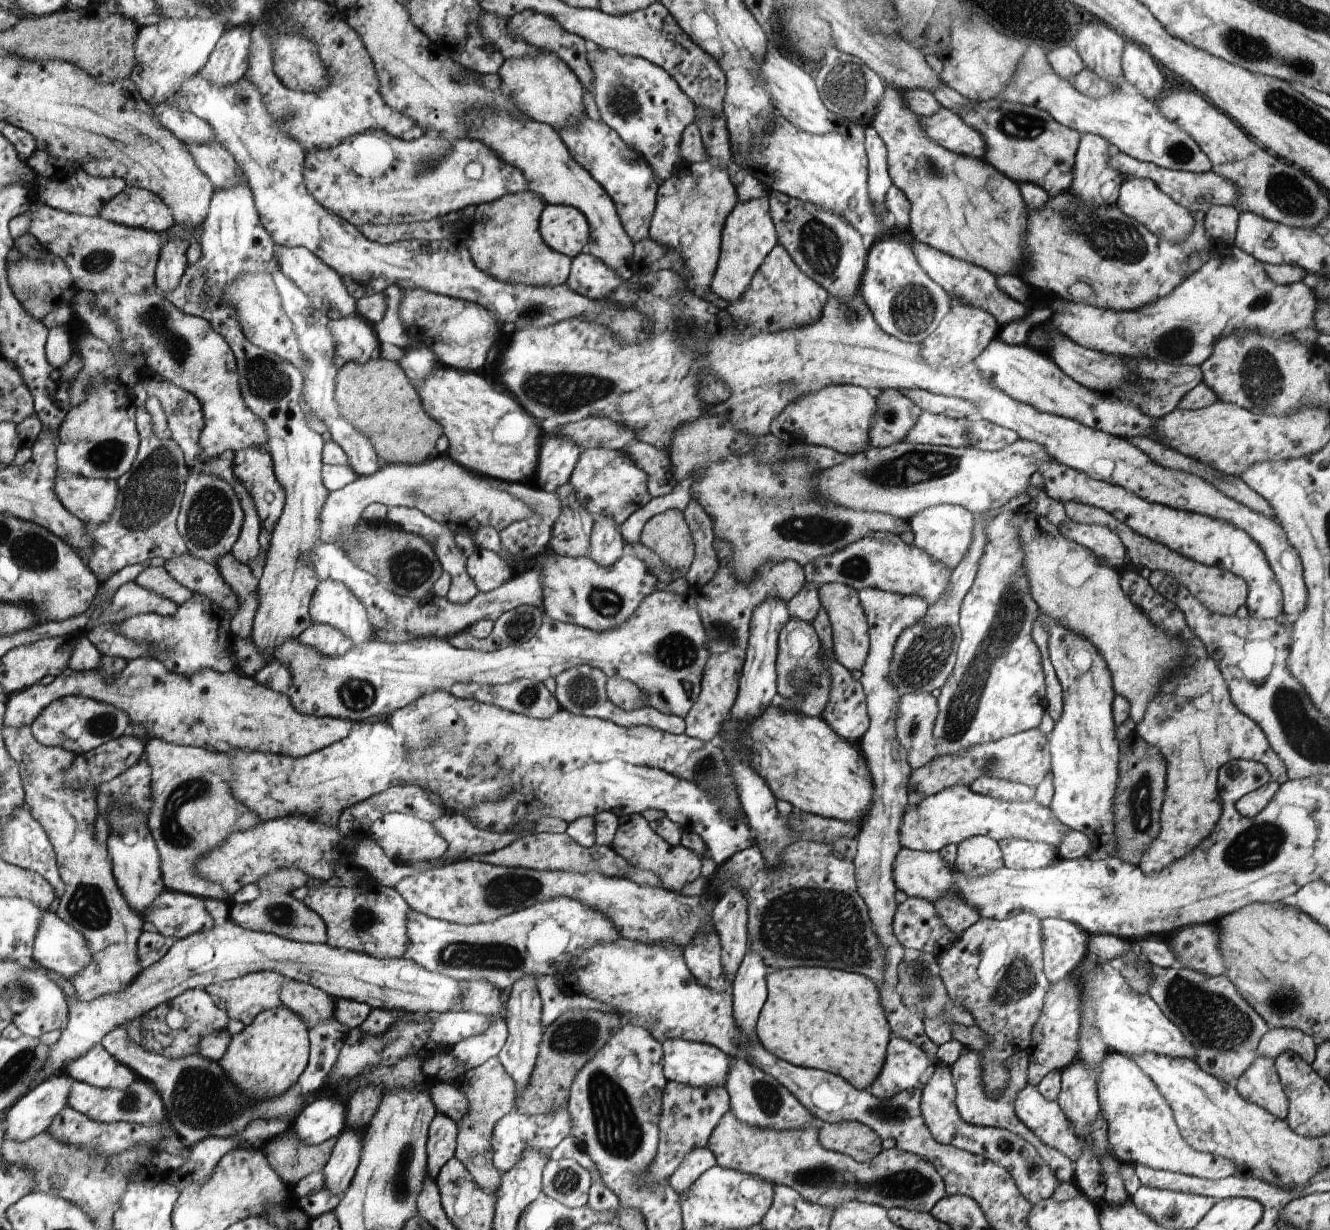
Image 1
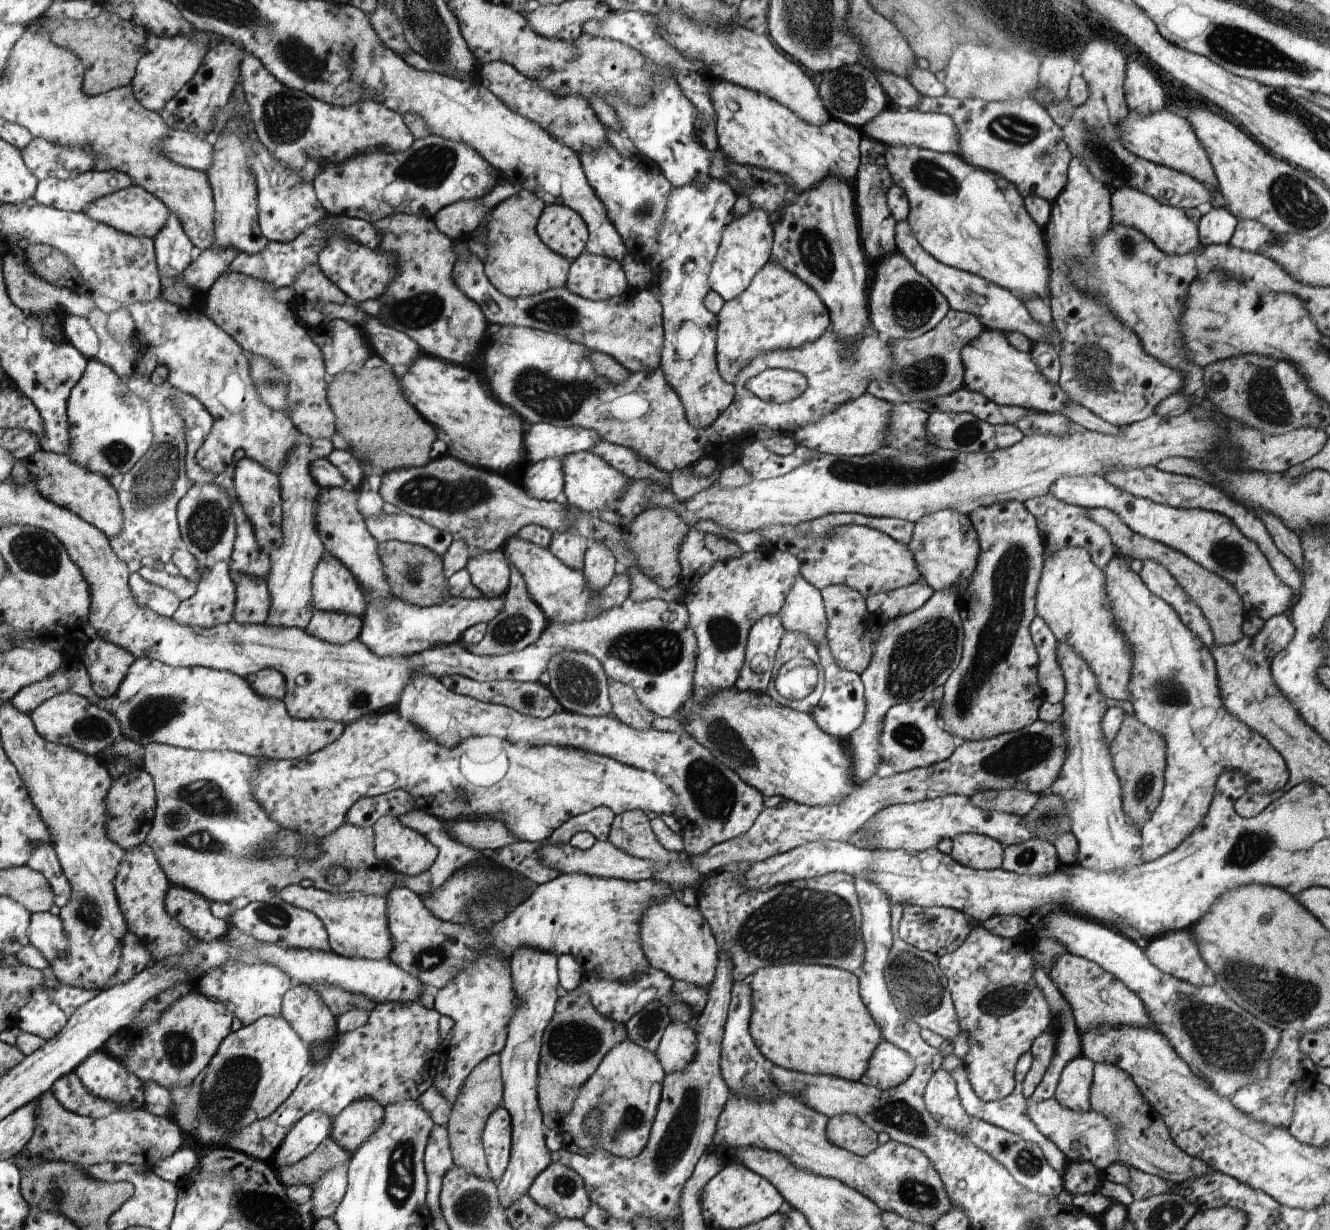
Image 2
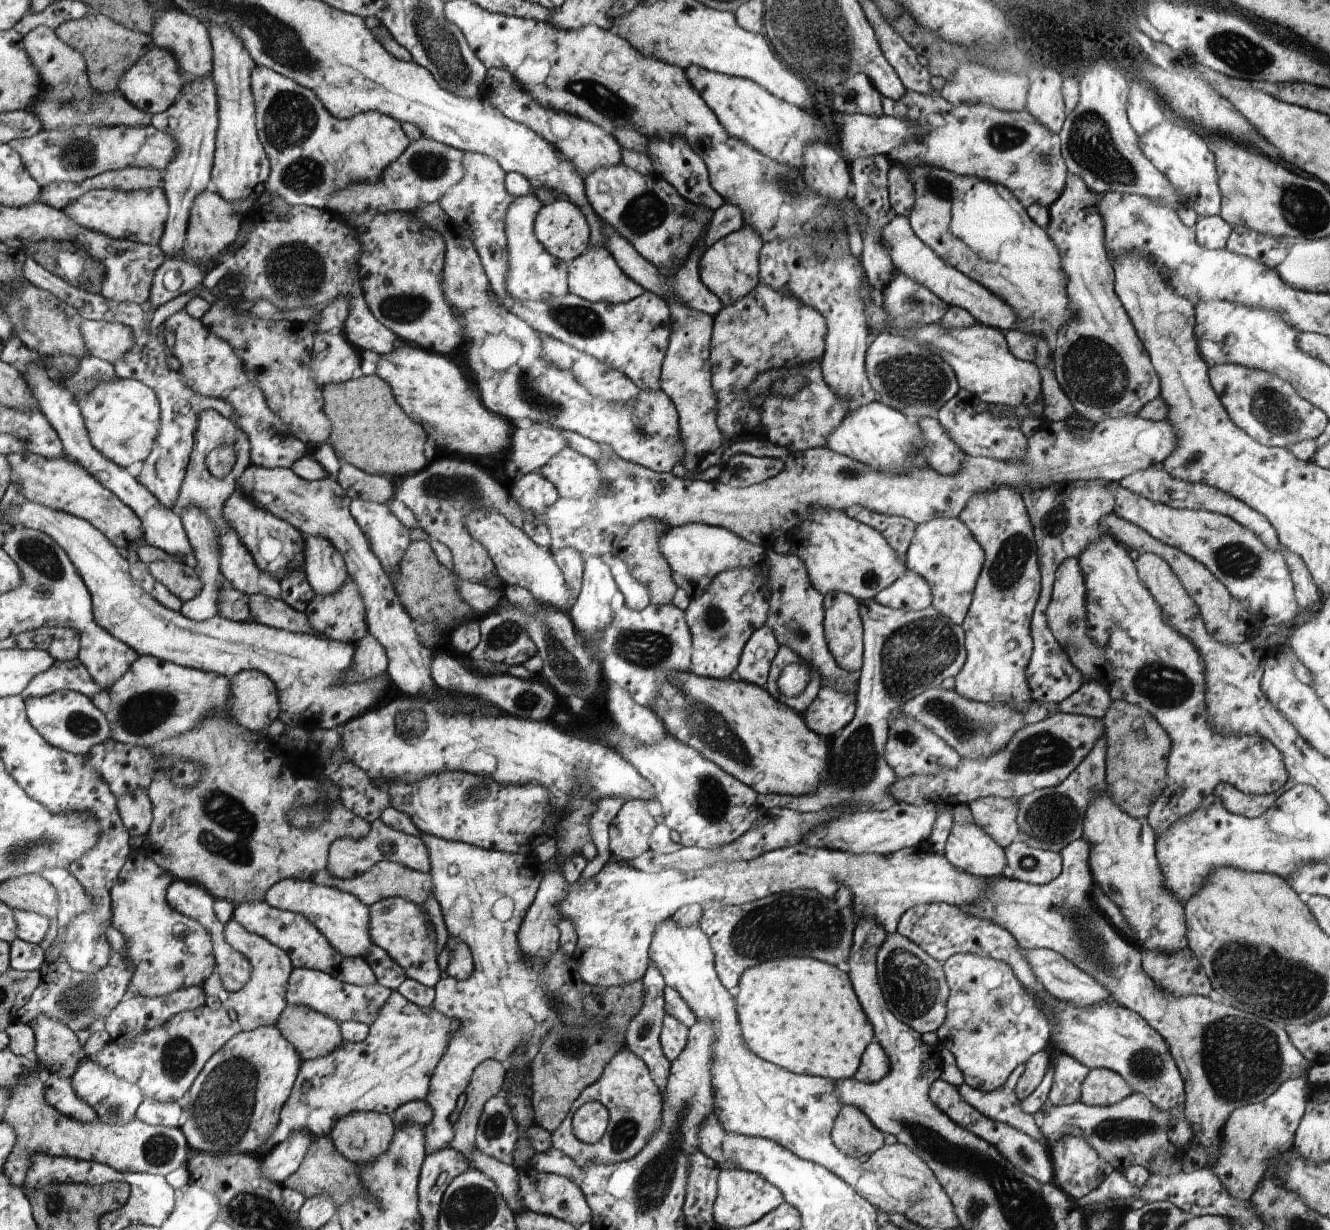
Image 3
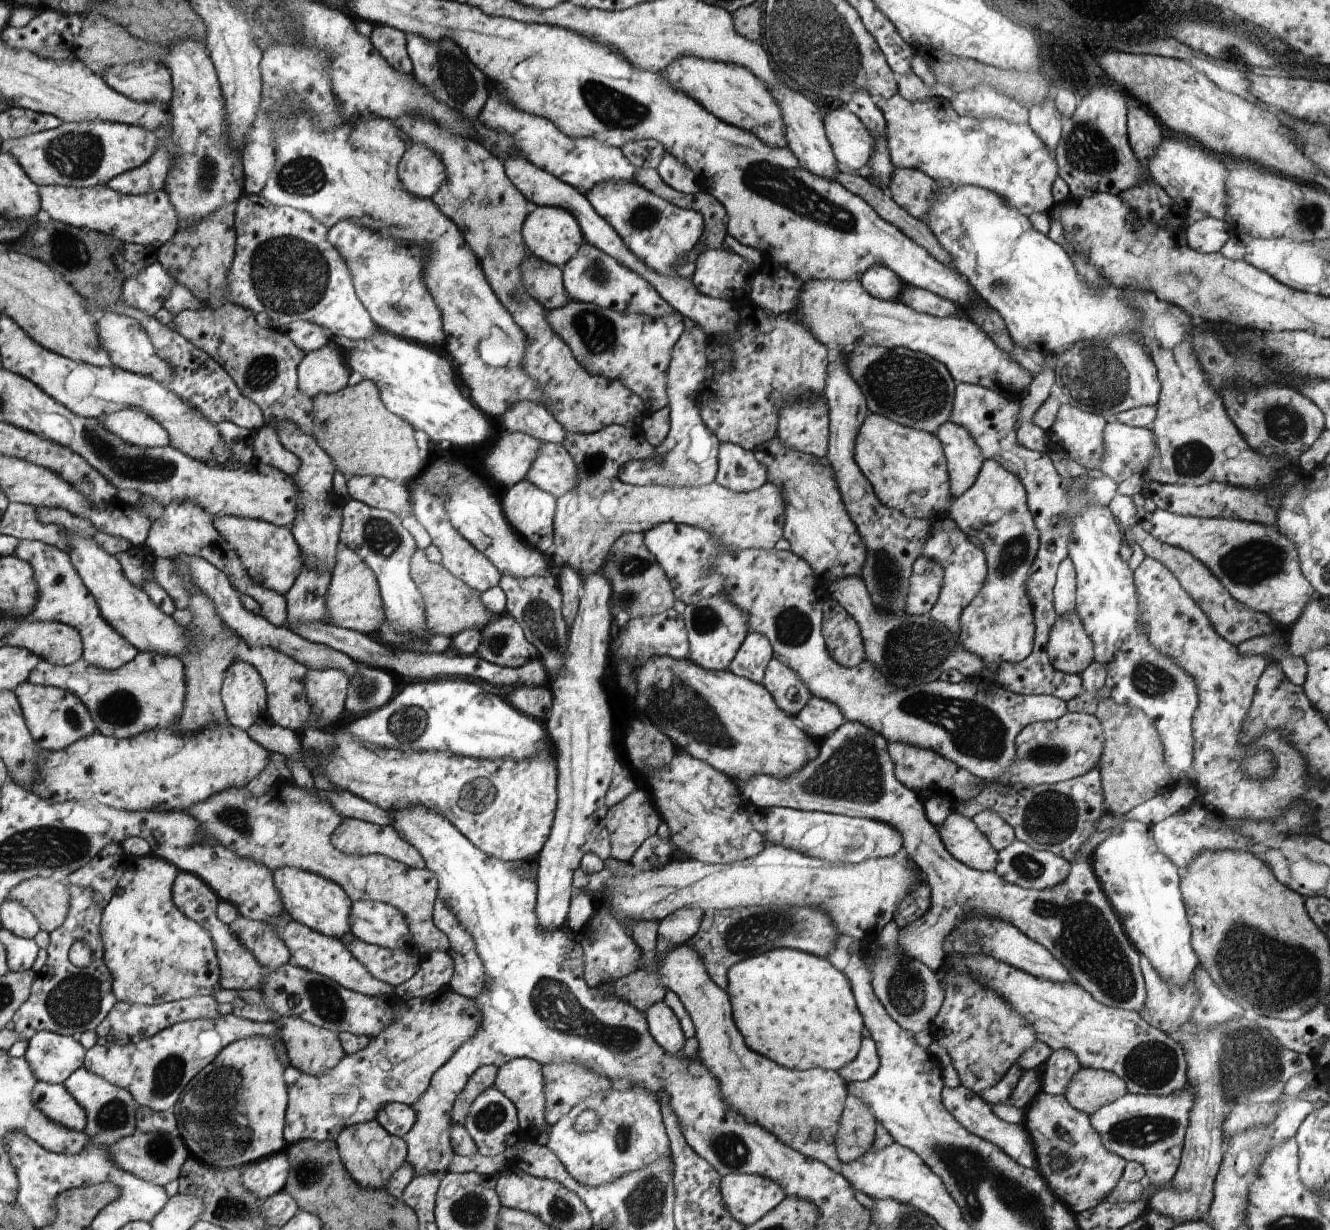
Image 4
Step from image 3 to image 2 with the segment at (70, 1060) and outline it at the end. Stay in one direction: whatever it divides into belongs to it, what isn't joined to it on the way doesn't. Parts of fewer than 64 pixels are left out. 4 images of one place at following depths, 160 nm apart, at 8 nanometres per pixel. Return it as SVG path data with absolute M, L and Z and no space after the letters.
M49 984L36 988L26 1004L18 1010L18 1029L45 1041L55 1037L68 1020L60 1007L51 1000L49 988Z

